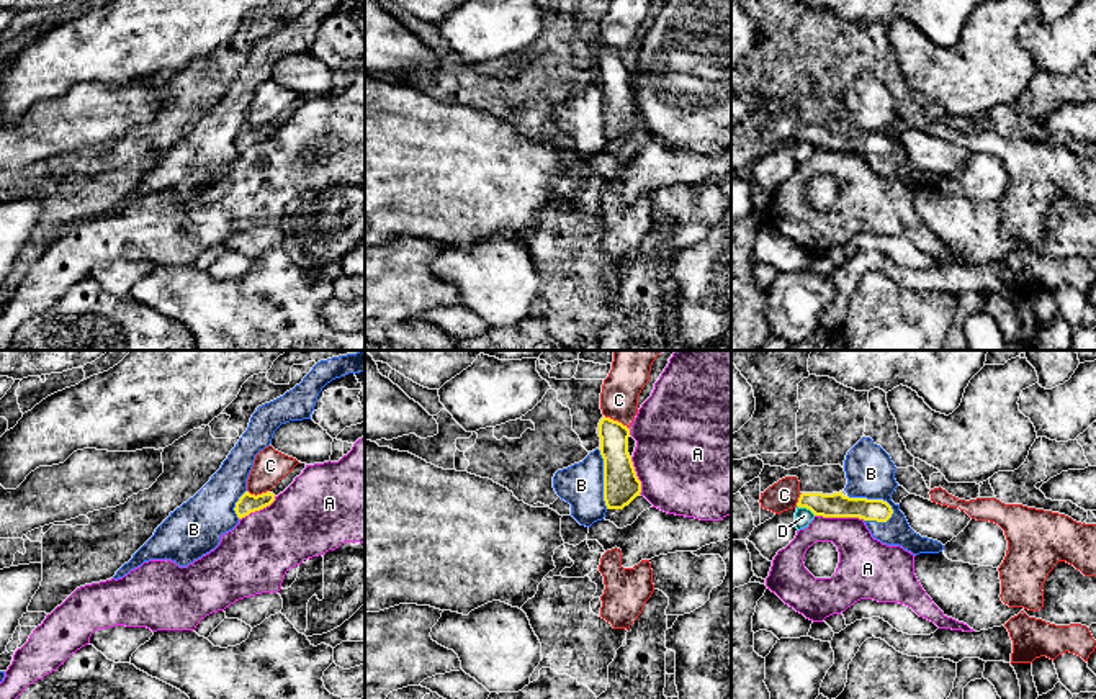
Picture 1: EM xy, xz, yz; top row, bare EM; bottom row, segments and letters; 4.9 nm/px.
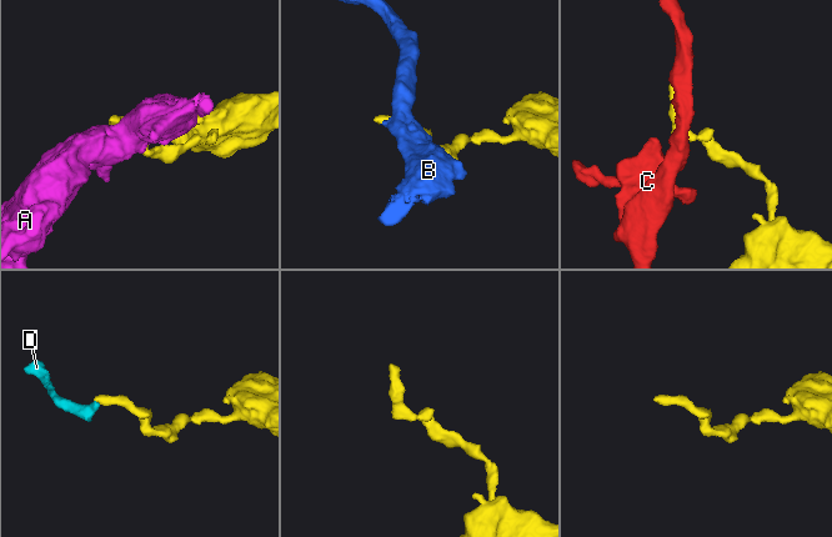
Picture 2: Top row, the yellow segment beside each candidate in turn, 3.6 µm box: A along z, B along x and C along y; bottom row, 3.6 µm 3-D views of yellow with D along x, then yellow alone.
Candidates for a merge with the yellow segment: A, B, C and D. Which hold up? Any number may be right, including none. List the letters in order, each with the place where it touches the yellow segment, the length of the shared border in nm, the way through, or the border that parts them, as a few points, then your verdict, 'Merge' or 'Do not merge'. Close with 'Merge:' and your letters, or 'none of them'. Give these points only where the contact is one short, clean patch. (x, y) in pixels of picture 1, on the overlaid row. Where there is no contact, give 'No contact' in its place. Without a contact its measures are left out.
A: Touches yellow at yz (838, 516). Shared border 240 nm. Do not merge
B: Touches yellow at yz (872, 500). Shared border 240 nm. Do not merge
C: Touches yellow at xz (615, 421). Shared border 140 nm. Boundary: xz (604, 414), (627, 428). Do not merge
D: Touches yellow at yz (807, 508). Shared border 110 nm. Boundary: yz (797, 505), (815, 514). Do not merge
Merge: none of them

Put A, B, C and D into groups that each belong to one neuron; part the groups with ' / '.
A / B D / C

